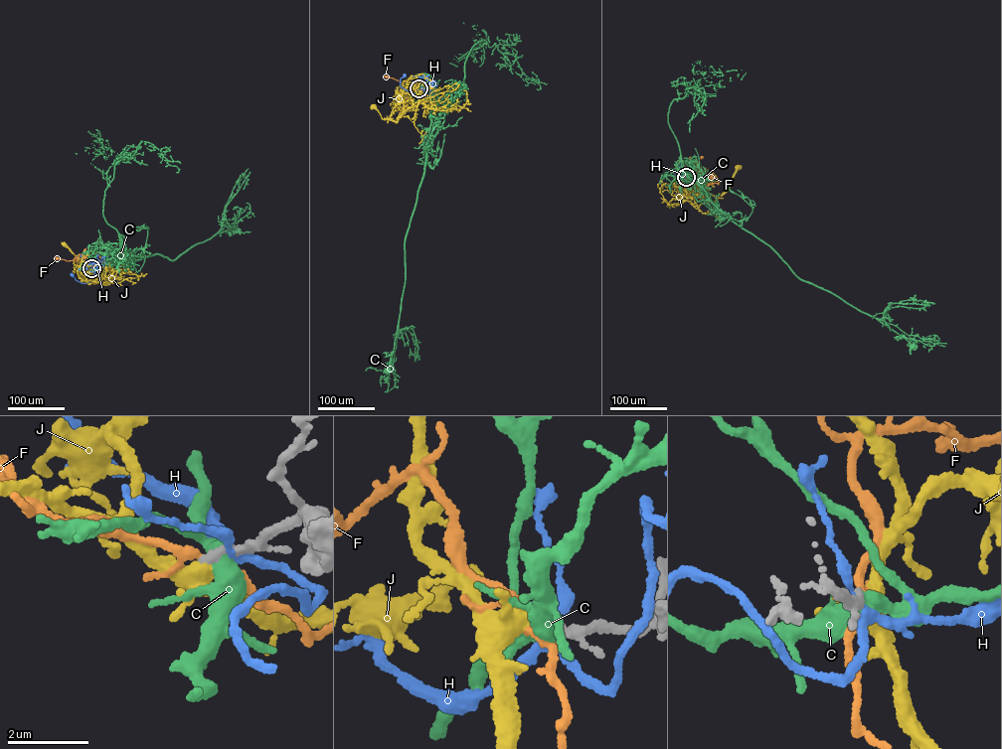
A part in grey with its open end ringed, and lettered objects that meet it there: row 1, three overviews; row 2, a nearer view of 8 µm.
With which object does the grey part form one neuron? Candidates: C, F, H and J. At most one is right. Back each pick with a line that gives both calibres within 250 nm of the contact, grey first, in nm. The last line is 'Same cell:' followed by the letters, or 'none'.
J: calibres 220 and 300 nm
Same cell: J

